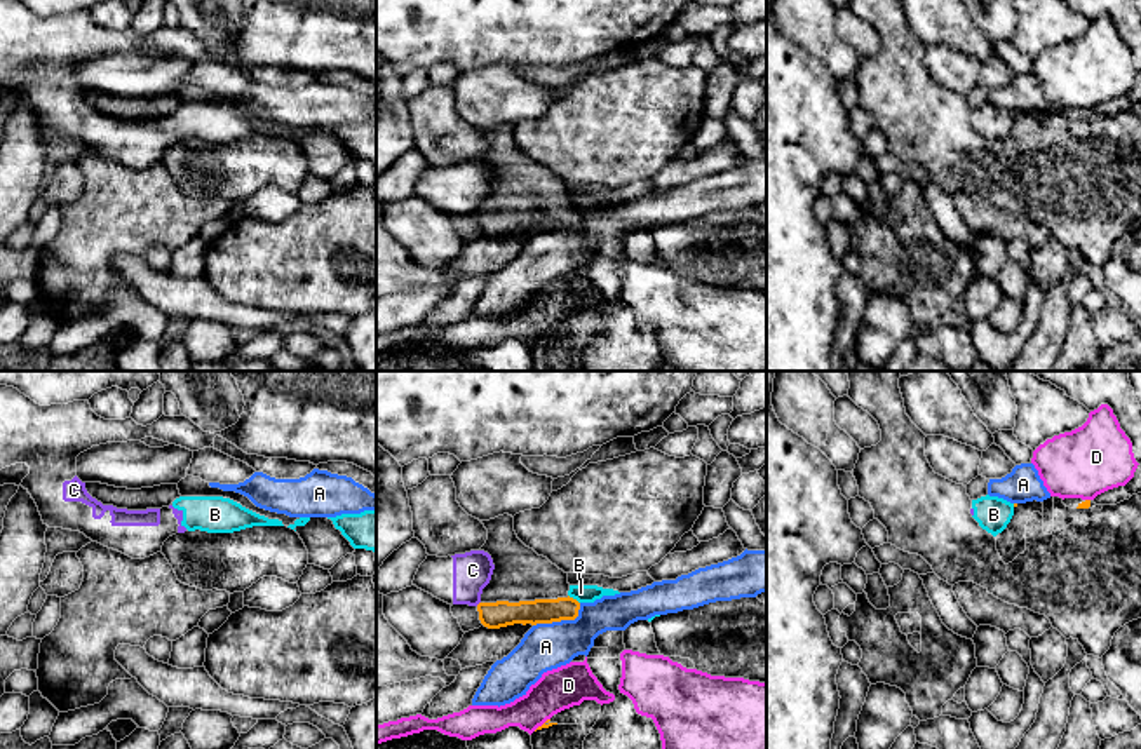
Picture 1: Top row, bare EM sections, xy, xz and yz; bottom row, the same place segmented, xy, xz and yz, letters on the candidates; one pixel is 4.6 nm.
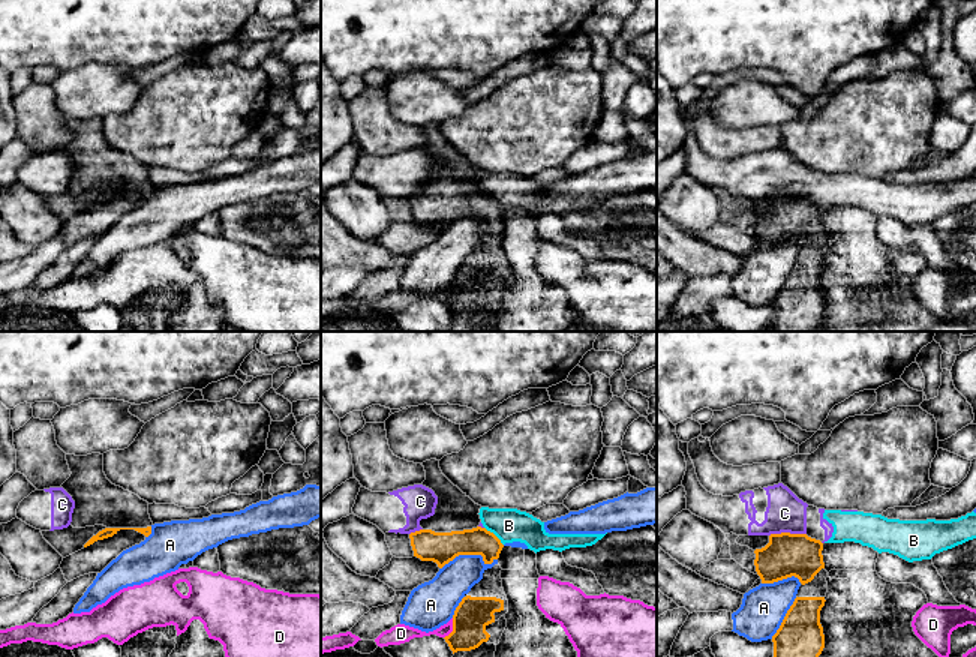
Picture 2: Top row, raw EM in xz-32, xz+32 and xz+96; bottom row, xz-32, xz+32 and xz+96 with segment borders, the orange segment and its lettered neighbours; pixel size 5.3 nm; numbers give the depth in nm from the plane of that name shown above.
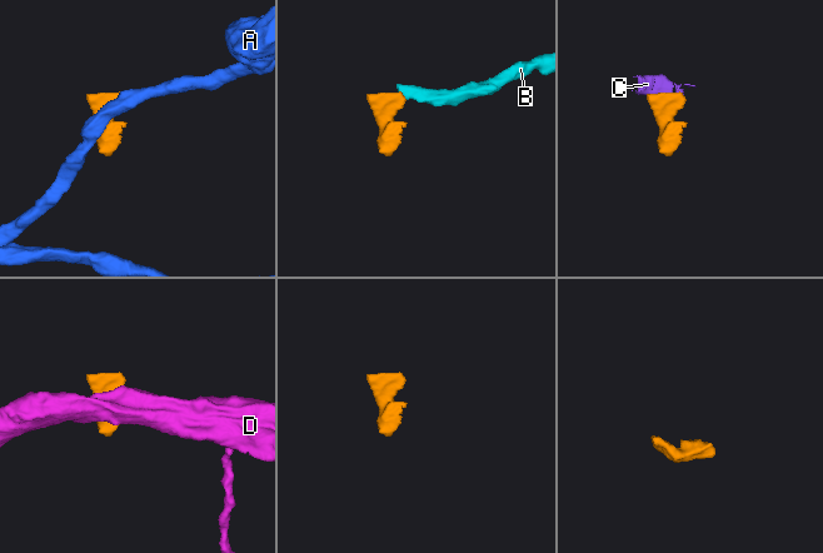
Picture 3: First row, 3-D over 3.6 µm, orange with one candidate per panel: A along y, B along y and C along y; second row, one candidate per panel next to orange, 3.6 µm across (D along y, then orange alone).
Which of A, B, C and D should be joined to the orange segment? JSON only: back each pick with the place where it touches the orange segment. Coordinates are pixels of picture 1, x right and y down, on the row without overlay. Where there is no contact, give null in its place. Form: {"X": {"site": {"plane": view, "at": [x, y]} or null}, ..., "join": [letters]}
{"join": []}

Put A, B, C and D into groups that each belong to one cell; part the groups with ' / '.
A / B C / D

